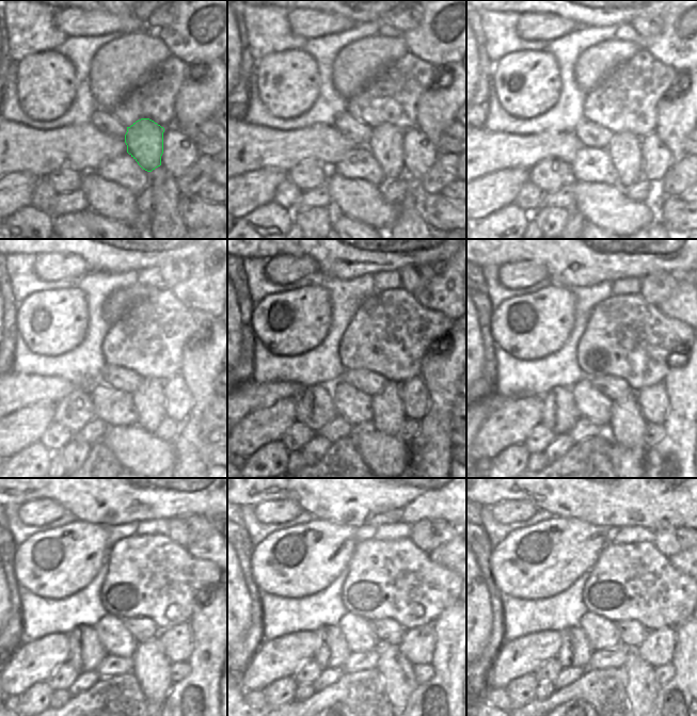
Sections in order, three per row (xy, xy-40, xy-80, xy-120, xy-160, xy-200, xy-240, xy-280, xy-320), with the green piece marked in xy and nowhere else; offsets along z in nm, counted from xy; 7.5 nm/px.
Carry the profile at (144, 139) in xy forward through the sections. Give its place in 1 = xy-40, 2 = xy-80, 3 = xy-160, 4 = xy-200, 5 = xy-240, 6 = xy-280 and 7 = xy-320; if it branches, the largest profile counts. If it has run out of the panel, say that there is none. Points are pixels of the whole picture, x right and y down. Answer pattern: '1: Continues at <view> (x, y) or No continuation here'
1: Continues at xy-40 (385, 144)
2: Continues at xy-80 (624, 149)
3: Continues at xy-160 (389, 416)
4: Continues at xy-200 (627, 427)
5: Continues at xy-240 (151, 666)
6: Continues at xy-280 (397, 673)
7: Continues at xy-320 (643, 688).

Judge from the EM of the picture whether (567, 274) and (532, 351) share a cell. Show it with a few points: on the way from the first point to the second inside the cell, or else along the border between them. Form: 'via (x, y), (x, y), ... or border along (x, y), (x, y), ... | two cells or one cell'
border along (555, 283), (569, 288) | two cells

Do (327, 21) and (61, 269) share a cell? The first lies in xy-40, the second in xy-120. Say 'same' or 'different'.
same

